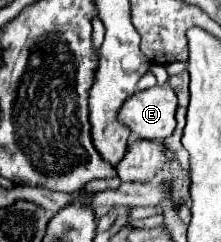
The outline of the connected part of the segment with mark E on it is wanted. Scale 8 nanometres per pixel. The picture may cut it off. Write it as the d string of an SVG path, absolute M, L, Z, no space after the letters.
M169 84L153 86L149 90L131 96L121 112L119 120L131 128L139 138L165 140L173 134L177 120L177 96Z

